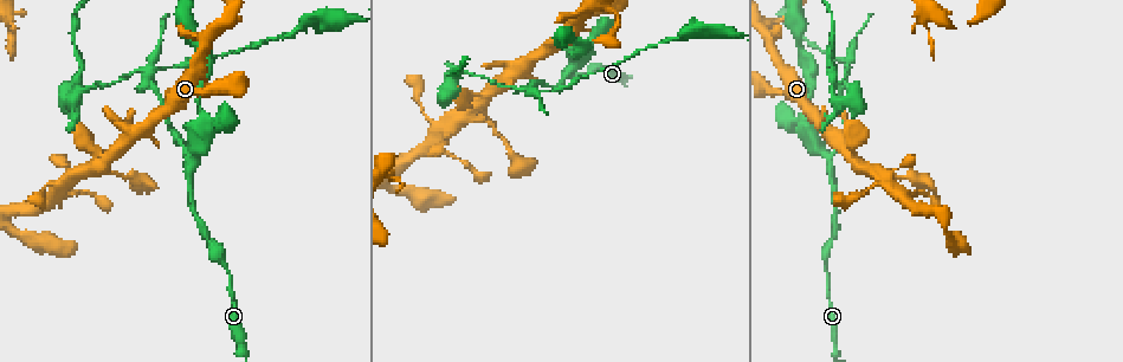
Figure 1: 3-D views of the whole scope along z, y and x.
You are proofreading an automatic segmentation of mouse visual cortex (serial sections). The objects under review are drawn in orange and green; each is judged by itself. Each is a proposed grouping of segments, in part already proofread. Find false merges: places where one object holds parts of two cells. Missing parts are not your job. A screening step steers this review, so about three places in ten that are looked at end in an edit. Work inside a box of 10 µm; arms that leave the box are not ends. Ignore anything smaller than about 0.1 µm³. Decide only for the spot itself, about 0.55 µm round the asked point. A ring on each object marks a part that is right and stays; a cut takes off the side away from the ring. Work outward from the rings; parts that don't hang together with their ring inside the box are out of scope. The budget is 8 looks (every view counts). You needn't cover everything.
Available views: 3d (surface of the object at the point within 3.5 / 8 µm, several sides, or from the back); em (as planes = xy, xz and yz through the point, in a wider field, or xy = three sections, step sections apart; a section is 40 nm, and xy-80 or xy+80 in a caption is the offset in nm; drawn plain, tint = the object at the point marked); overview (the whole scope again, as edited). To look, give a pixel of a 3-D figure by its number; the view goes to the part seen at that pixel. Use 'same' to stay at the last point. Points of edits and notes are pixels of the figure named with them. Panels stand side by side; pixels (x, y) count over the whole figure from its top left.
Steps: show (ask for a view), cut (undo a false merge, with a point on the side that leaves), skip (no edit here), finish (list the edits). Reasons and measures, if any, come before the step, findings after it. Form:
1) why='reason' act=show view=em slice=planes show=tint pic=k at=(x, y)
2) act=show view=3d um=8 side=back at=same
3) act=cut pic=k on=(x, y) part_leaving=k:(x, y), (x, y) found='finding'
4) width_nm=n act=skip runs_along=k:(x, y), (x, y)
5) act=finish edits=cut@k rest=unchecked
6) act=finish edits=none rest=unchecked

why='small branch off a trunk' act=show view=3d um=3.5 pic=1 at=(570, 73)

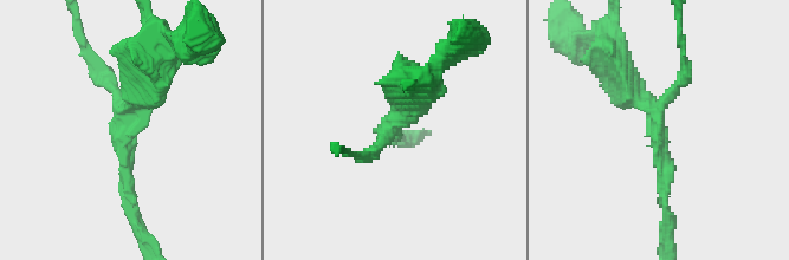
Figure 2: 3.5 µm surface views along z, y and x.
arms=3 arm_widths_nm=150,200,400 act=show view=em slice=xy step=5 show=tint pic=2 at=(124, 121)

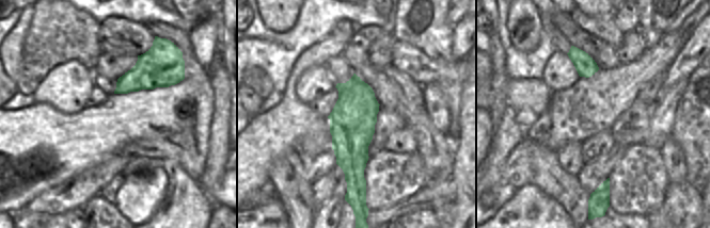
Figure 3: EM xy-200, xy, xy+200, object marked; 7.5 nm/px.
act=skip runs_along=2:(664, 199), (654, 111), (615, 60) found='continuous, no second cell'

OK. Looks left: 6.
why='thin neck' act=show view=3d um=8 pic=1 at=(865, 166)

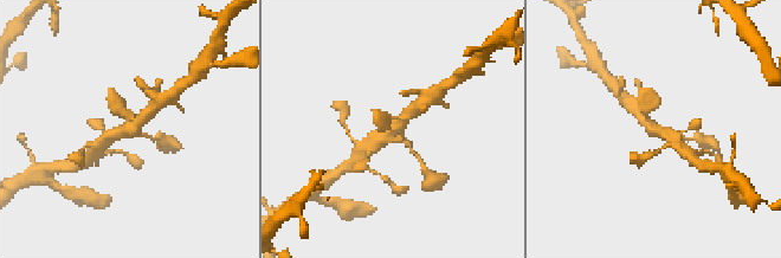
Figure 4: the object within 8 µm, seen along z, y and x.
why='zoom in' act=show view=3d um=3.5 at=same

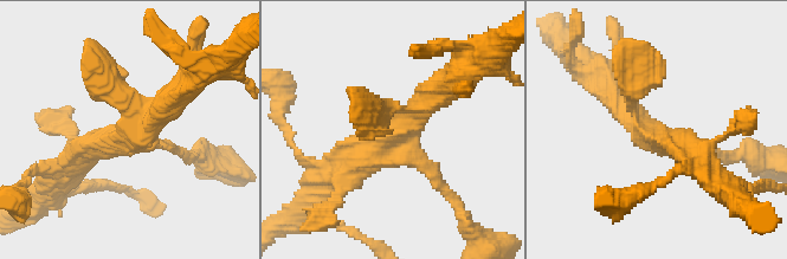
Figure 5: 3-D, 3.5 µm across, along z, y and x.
why='shape alone is not enough' act=show view=em slice=planes show=tint pic=5 at=(650, 139)

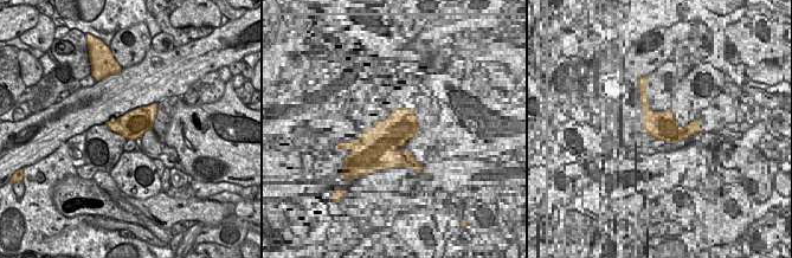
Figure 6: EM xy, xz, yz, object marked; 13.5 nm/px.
act=skip runs_along=5:(451, 88), (414, 111), (342, 179) found='all the same cell'

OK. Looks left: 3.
why='side arm on a straight run' act=show view=3d um=3.5 pic=1 at=(846, 78)

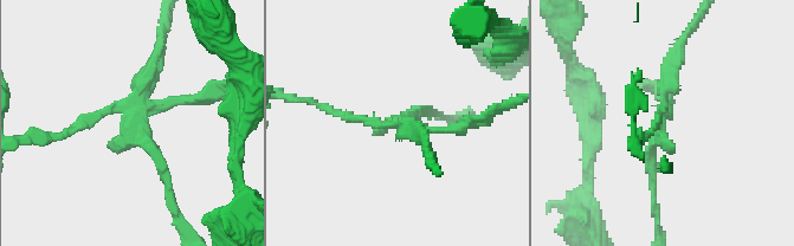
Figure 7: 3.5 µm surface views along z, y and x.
why='now the EM' act=show view=em slice=xy step=1 show=tint pic=7 at=(394, 123)

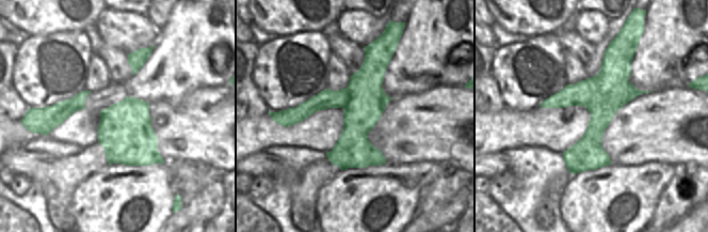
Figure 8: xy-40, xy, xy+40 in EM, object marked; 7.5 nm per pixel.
act=cut pic=7 on=(78, 124) part_leaving=7:(123, 107), (62, 136), (32, 140) found='two cells meet here'

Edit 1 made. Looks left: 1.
act=finish edits=cut@7 rest=unchecked

